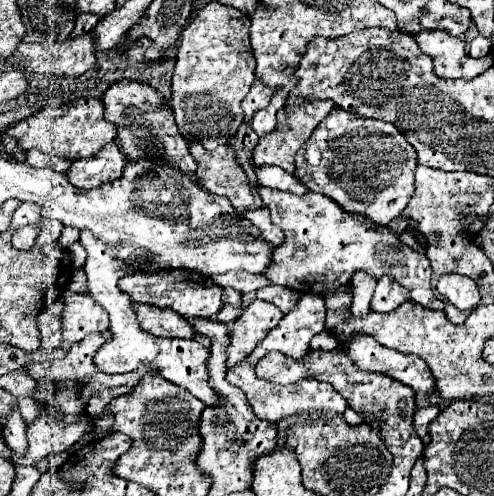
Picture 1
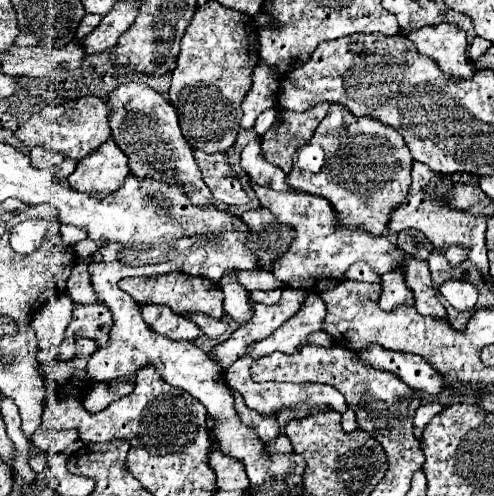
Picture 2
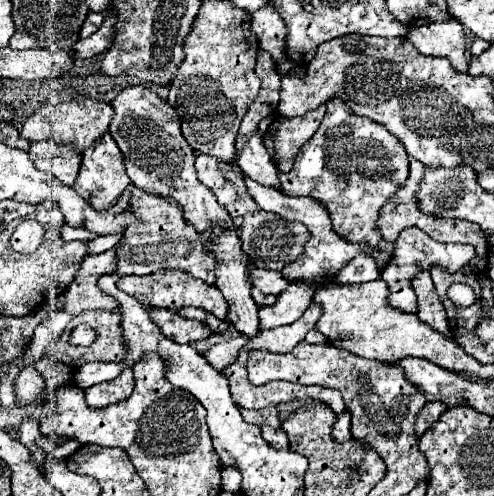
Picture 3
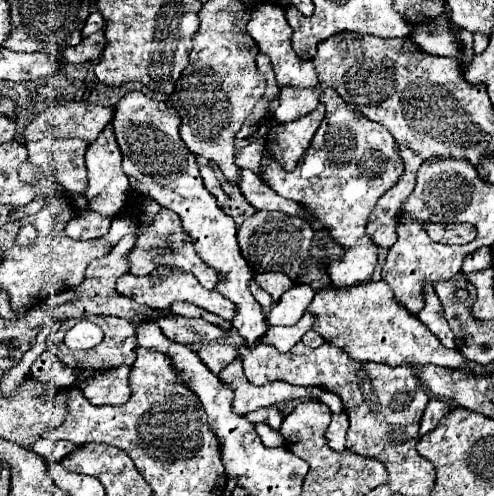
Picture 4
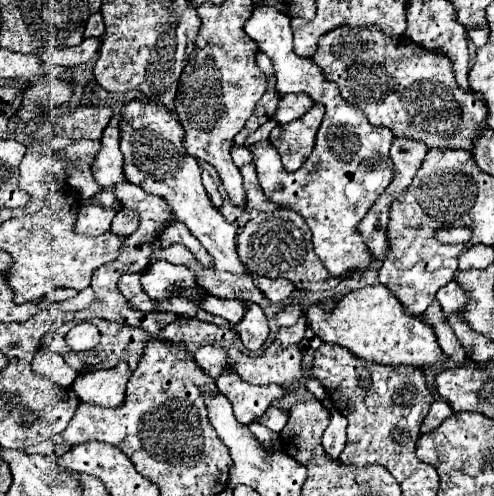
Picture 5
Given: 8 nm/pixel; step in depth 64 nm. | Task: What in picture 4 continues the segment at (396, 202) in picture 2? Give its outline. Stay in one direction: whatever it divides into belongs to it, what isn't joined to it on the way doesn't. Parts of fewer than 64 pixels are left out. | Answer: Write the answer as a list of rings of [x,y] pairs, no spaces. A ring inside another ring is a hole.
[[[326,88],[320,94],[320,102],[326,104],[326,114],[330,114],[330,120],[324,120],[322,128],[342,130],[346,124],[346,136],[314,136],[314,144],[292,172],[286,172],[264,148],[260,176],[280,196],[302,204],[308,216],[312,216],[316,232],[328,230],[328,236],[344,248],[342,260],[328,260],[326,268],[334,286],[352,286],[368,280],[374,272],[378,248],[366,236],[366,220],[378,198],[402,176],[404,164],[394,150],[394,136],[384,126],[370,122],[362,112],[354,112],[334,88]]]

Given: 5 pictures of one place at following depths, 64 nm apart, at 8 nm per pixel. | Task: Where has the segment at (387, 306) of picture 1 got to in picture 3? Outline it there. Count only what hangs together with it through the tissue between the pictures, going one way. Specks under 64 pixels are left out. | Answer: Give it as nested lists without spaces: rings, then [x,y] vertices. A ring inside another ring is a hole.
[[[406,228],[404,232],[400,232],[394,250],[392,250],[392,258],[388,260],[386,268],[382,270],[382,280],[388,284],[390,288],[390,296],[388,296],[388,304],[394,308],[400,308],[404,312],[418,312],[418,302],[416,302],[416,292],[412,288],[412,280],[416,278],[416,274],[420,270],[430,270],[432,266],[442,266],[446,272],[456,272],[462,266],[468,264],[468,260],[474,256],[474,248],[472,246],[446,246],[446,244],[438,244],[434,242],[428,234],[424,234],[418,228]]]

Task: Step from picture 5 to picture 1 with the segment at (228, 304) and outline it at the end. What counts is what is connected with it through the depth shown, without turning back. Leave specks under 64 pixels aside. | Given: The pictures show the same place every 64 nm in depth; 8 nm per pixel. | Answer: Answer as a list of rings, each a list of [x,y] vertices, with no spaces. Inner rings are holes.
[[[160,270],[154,274],[134,272],[134,274],[128,274],[120,280],[120,290],[130,294],[132,302],[164,306],[164,308],[170,308],[188,320],[214,318],[220,312],[220,308],[224,306],[222,288],[218,284],[212,284],[210,278],[206,278],[198,272],[188,272],[188,270]]]

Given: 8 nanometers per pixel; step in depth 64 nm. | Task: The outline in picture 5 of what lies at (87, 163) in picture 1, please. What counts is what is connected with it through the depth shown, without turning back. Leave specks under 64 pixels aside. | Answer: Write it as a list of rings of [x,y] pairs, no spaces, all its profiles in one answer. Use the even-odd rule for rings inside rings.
[[[116,114],[110,124],[104,130],[102,136],[102,150],[98,152],[94,164],[92,164],[92,172],[96,182],[102,186],[100,196],[96,194],[94,198],[106,206],[106,208],[120,208],[120,202],[116,200],[114,192],[110,192],[110,188],[114,188],[114,184],[118,184],[118,180],[124,180],[124,172],[122,172],[122,154],[120,154],[120,122],[122,116]]]

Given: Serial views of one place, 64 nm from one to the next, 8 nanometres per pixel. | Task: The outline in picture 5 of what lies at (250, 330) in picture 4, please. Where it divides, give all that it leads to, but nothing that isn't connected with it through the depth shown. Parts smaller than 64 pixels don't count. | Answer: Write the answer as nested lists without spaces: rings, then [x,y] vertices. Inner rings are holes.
[[[128,102],[122,112],[122,142],[120,150],[124,154],[124,174],[132,184],[142,186],[146,192],[162,196],[176,220],[184,222],[188,230],[200,240],[200,244],[212,254],[216,270],[228,270],[234,274],[244,274],[246,268],[236,254],[236,228],[220,216],[204,192],[200,180],[200,166],[184,148],[184,132],[176,116],[172,116],[164,106]],[[246,302],[246,306],[248,306],[248,312],[246,312],[244,320],[234,326],[234,330],[238,332],[242,344],[250,352],[258,352],[266,344],[268,334],[270,334],[268,320],[266,320],[266,316],[258,304]]]

